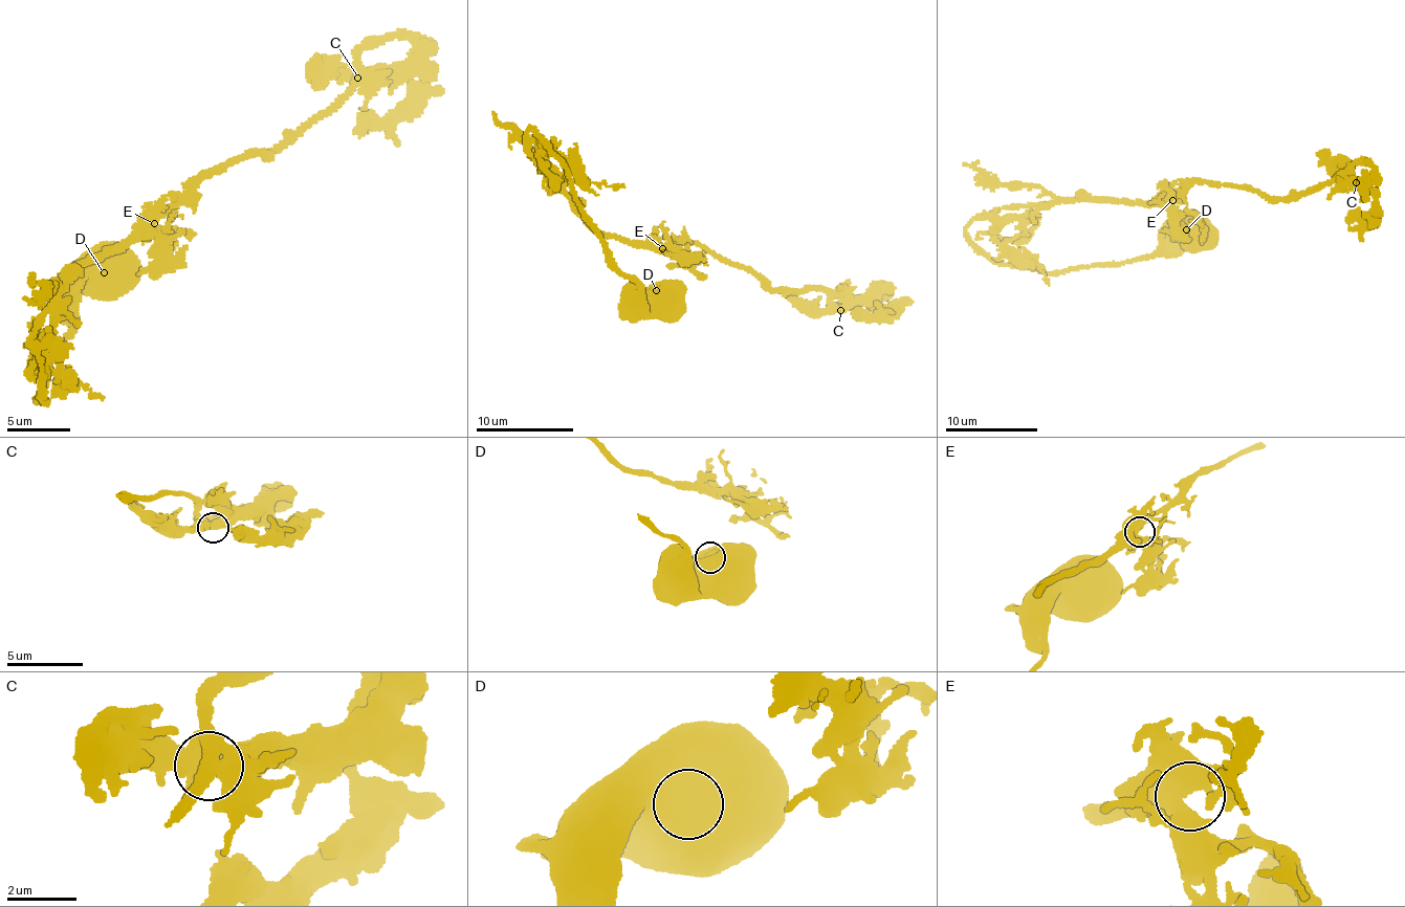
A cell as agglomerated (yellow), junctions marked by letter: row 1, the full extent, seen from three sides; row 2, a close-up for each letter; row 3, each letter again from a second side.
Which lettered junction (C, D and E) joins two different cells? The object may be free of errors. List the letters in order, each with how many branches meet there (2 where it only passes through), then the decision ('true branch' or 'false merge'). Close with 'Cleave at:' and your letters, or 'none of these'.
C: branches 4; true branch
D: branches 2; true branch
E: branches 3; true branch
Cleave at: none of these

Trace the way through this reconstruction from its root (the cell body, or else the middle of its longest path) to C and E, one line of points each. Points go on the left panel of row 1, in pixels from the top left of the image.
C: (113, 279), (85, 274), (39, 401), (35, 325), (79, 265), (139, 239), (201, 178), (291, 144), (357, 78)
E: (113, 279), (85, 274), (39, 401), (49, 401), (35, 325), (79, 265), (154, 223)

